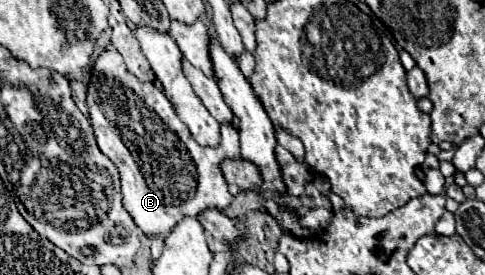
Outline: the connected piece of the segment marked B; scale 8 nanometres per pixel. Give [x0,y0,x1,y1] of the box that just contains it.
[87,45,239,237]

